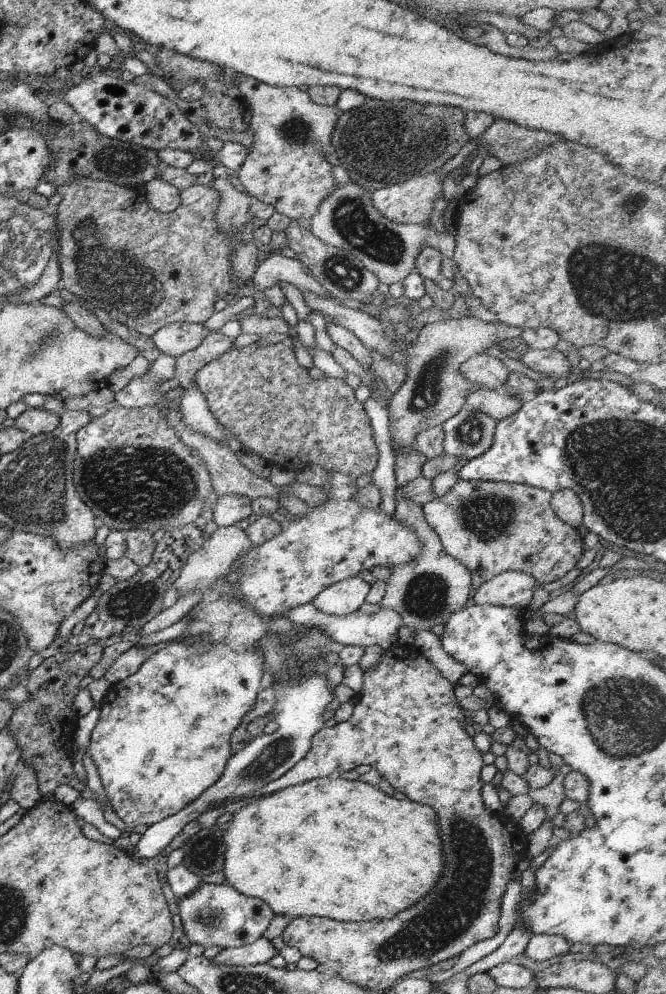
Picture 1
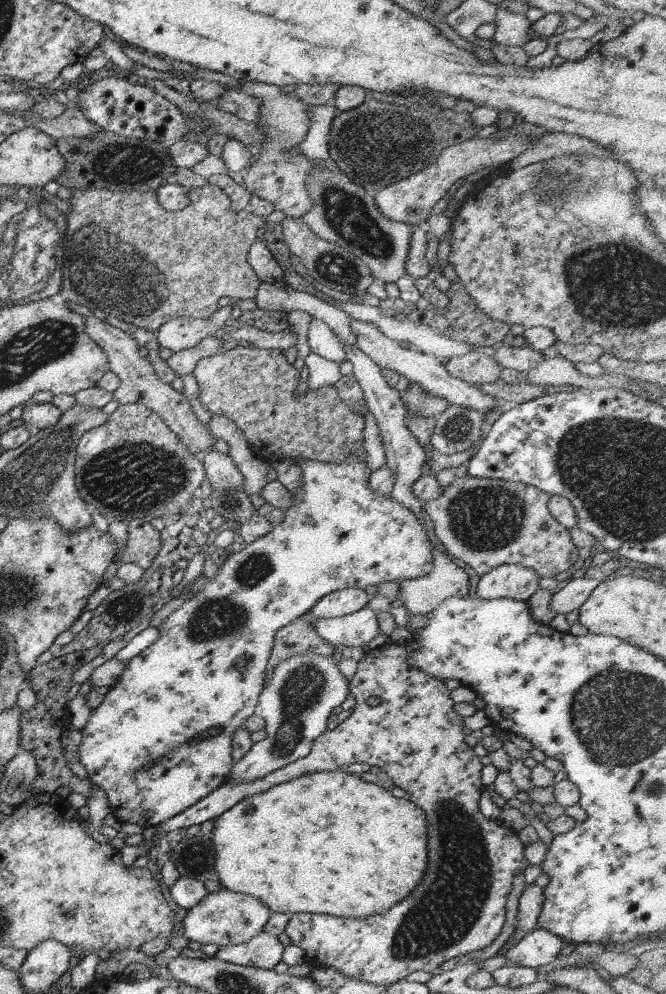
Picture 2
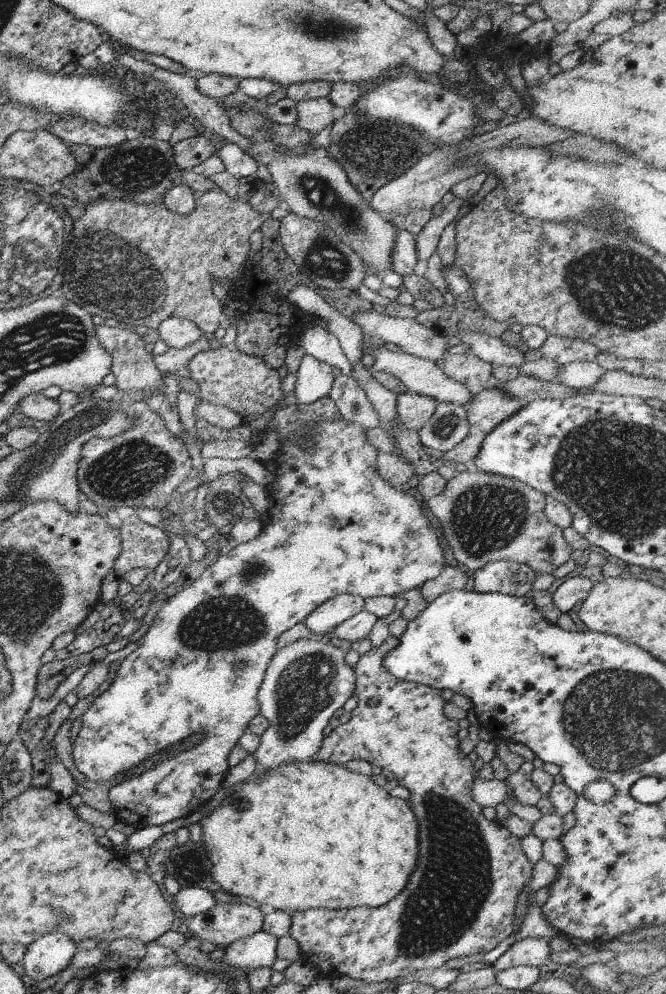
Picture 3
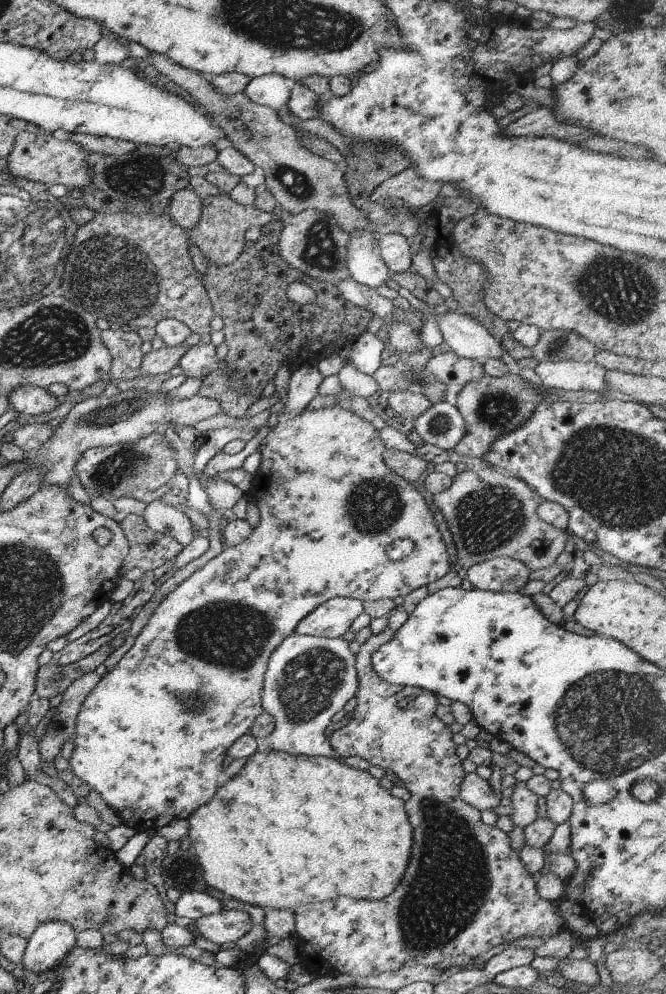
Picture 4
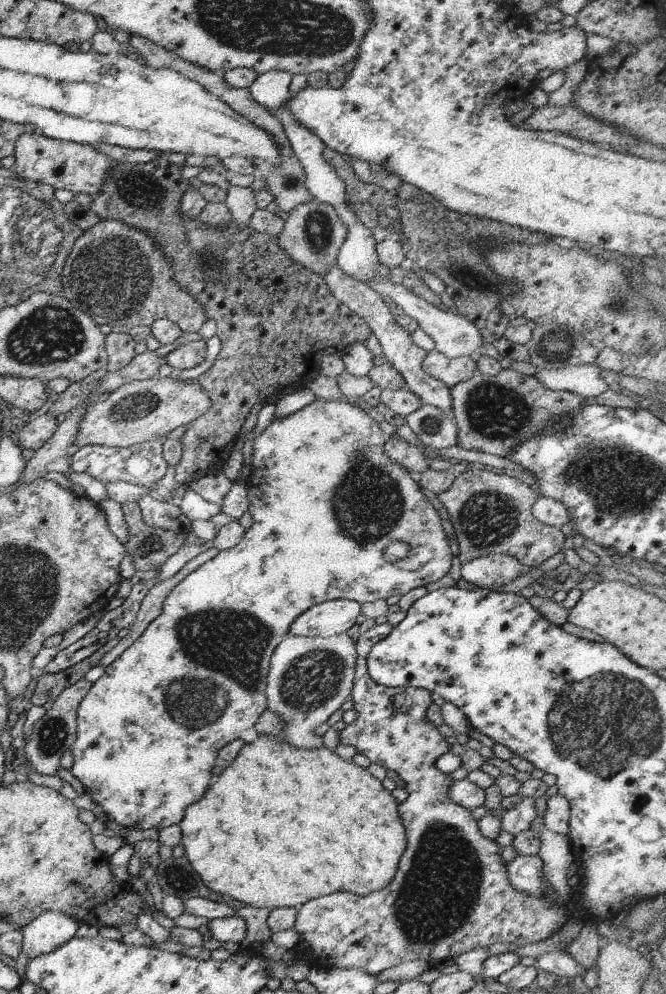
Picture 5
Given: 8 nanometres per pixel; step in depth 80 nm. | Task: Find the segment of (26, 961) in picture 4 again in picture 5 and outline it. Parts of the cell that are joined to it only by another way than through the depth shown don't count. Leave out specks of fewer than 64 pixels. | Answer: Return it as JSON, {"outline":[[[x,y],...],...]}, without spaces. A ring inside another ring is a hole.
{"outline":[[[57,911],[42,912],[20,930],[22,952],[29,959],[52,953],[73,938],[78,927],[70,916]]]}

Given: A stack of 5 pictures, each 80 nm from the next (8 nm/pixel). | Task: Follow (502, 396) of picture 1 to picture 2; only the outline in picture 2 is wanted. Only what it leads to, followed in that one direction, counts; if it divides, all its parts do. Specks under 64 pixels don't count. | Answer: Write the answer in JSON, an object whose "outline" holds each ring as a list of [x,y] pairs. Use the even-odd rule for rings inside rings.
{"outline":[[[349,318],[350,327],[355,335],[354,344],[359,347],[379,368],[387,370],[388,377],[394,373],[402,374],[407,380],[409,387],[414,384],[422,386],[423,390],[444,398],[450,404],[466,409],[473,409],[482,413],[489,413],[494,409],[501,410],[498,402],[473,384],[460,381],[451,376],[442,364],[433,356],[417,352],[409,348],[401,348],[397,342],[387,338],[376,326],[354,318]]]}

